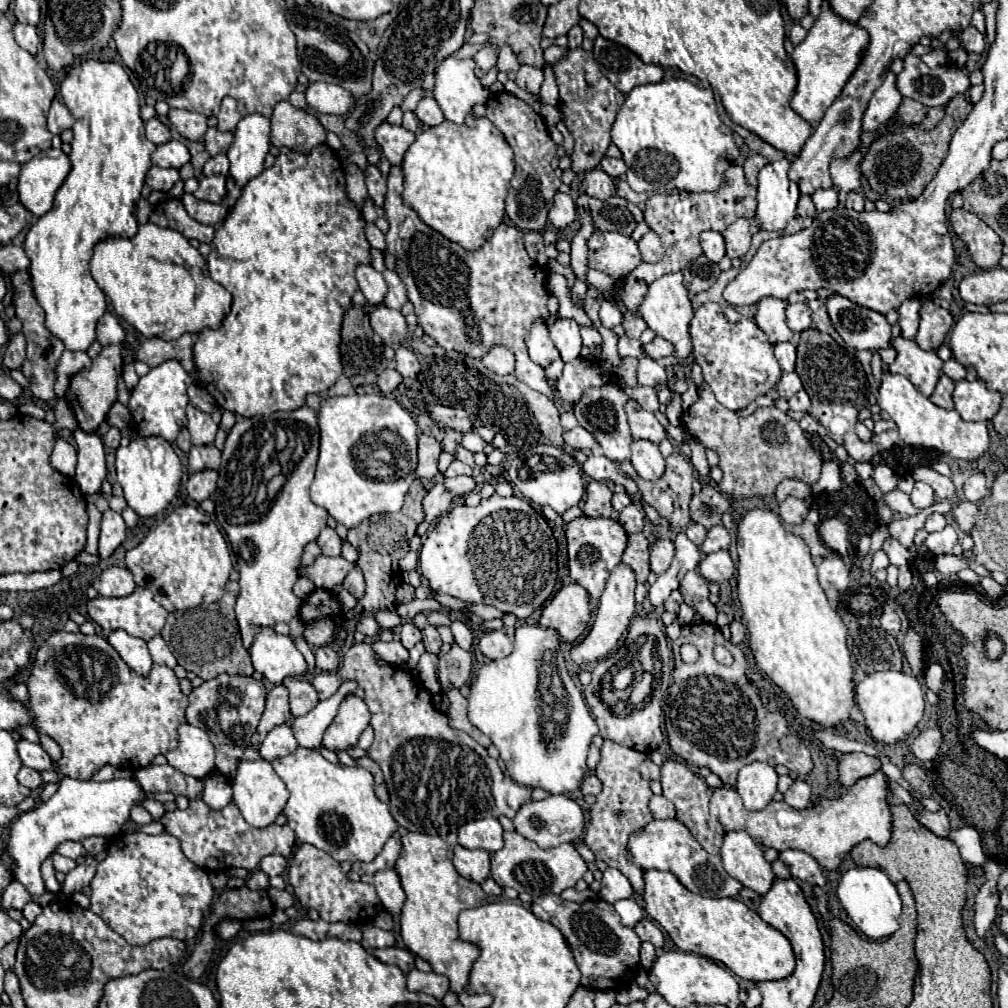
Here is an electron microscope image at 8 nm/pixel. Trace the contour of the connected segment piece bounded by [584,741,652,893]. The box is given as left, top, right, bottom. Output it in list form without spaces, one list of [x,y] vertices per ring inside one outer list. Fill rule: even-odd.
[[[604,741],[602,745],[602,759],[596,767],[596,777],[602,781],[604,789],[596,797],[596,803],[590,809],[590,823],[584,833],[584,843],[592,849],[596,859],[604,861],[608,867],[616,867],[622,871],[628,881],[632,883],[634,891],[642,891],[644,881],[642,881],[642,869],[634,865],[632,855],[628,851],[628,835],[632,831],[638,831],[640,827],[648,825],[652,821],[652,813],[648,809],[650,801],[650,785],[644,781],[638,773],[638,765],[646,759],[646,753],[640,753],[636,749],[620,747],[618,743]]]

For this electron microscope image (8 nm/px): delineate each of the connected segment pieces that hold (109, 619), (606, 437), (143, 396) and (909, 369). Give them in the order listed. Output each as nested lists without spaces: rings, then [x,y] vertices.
[[[138,587],[132,595],[128,597],[118,597],[118,599],[108,599],[108,597],[96,597],[92,601],[88,601],[88,615],[90,619],[100,625],[106,633],[110,631],[116,631],[116,629],[124,629],[126,633],[134,635],[134,637],[140,637],[144,641],[160,635],[164,623],[166,623],[166,617],[168,617],[168,611],[154,601],[154,595],[144,589],[144,587]]]
[[[624,385],[596,387],[596,391],[586,391],[584,399],[580,399],[580,403],[574,405],[574,413],[576,413],[578,423],[594,435],[602,453],[610,461],[616,461],[616,463],[622,463],[622,461],[630,459],[630,441],[632,441],[632,437],[630,437],[630,427],[628,427],[626,415],[624,415],[624,399],[630,399],[630,397],[634,397],[647,411],[654,412],[660,407],[656,391],[652,387],[630,389],[630,387],[624,387]]]
[[[174,359],[164,361],[162,365],[150,369],[150,373],[140,377],[138,385],[132,389],[128,409],[130,409],[136,429],[140,431],[142,437],[158,435],[158,437],[164,437],[166,441],[174,443],[180,429],[186,425],[186,405],[188,405],[186,389],[192,383],[194,383],[194,379]]]
[[[896,337],[892,347],[898,351],[898,357],[890,365],[890,373],[906,375],[922,395],[930,397],[942,375],[942,359],[936,351],[924,351],[916,341],[904,337]]]

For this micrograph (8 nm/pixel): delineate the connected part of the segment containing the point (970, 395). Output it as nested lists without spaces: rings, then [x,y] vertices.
[[[978,379],[974,383],[960,381],[954,389],[954,405],[964,421],[990,421],[1000,409],[1002,395],[998,391],[988,391]]]

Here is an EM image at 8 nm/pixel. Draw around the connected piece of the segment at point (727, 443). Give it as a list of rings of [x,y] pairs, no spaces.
[[[704,385],[698,393],[698,401],[682,415],[682,425],[706,449],[718,453],[720,469],[724,473],[724,479],[718,483],[722,493],[734,497],[772,495],[784,479],[800,479],[814,485],[820,477],[822,457],[812,449],[798,421],[790,419],[774,405],[760,407],[748,417],[738,417],[734,411],[720,405],[712,391],[708,391],[708,385]]]

